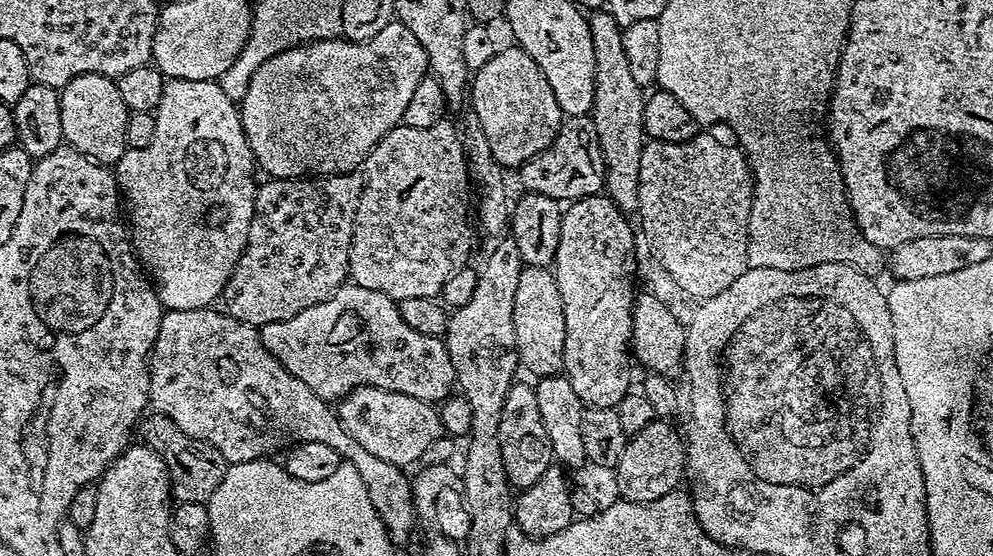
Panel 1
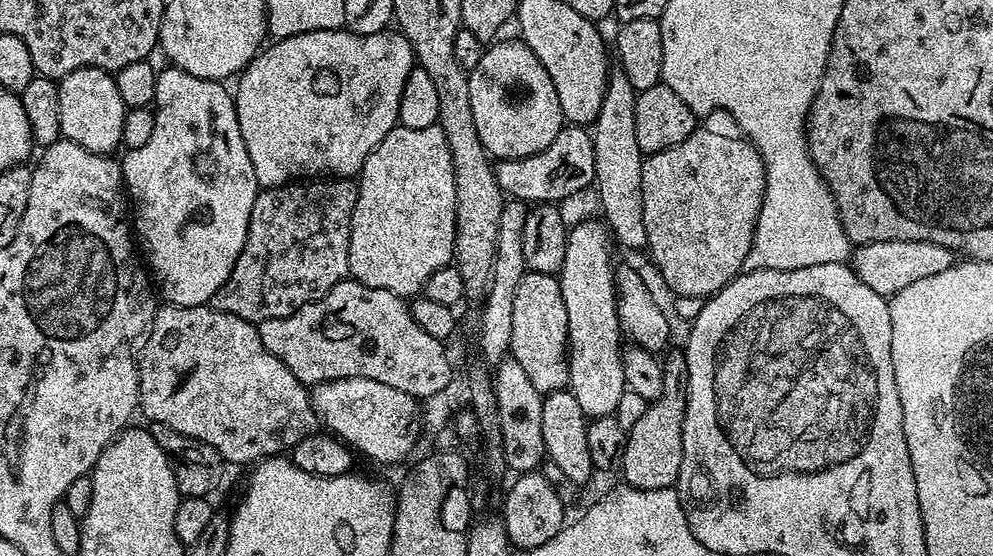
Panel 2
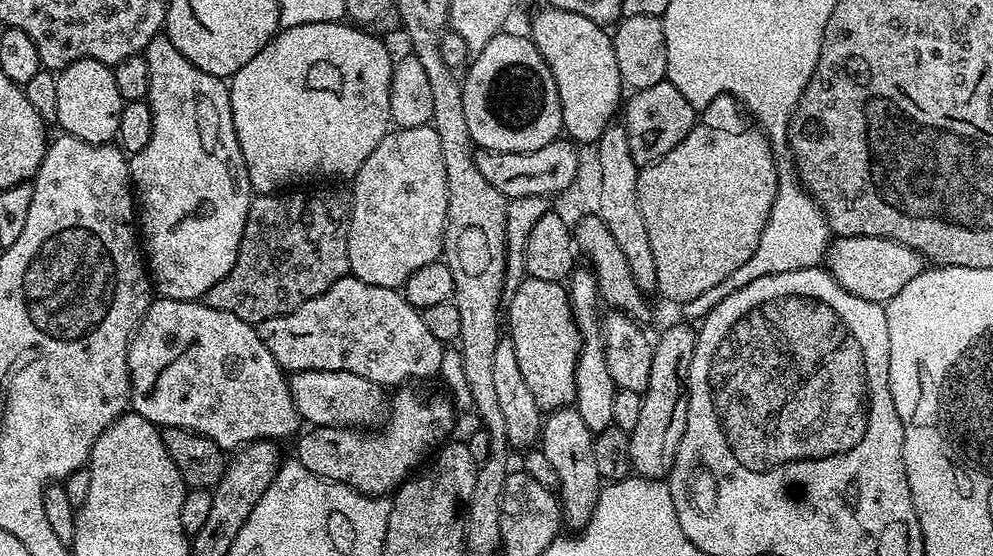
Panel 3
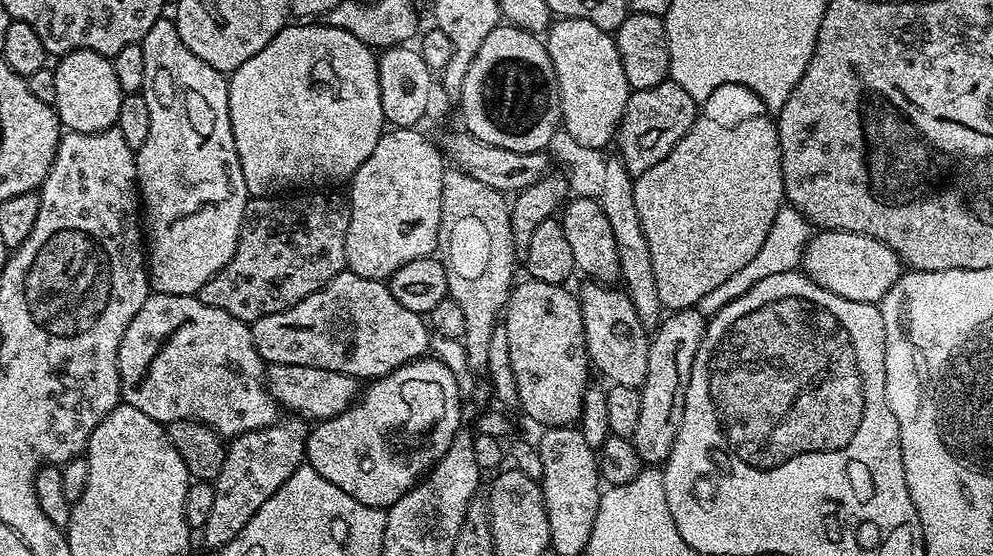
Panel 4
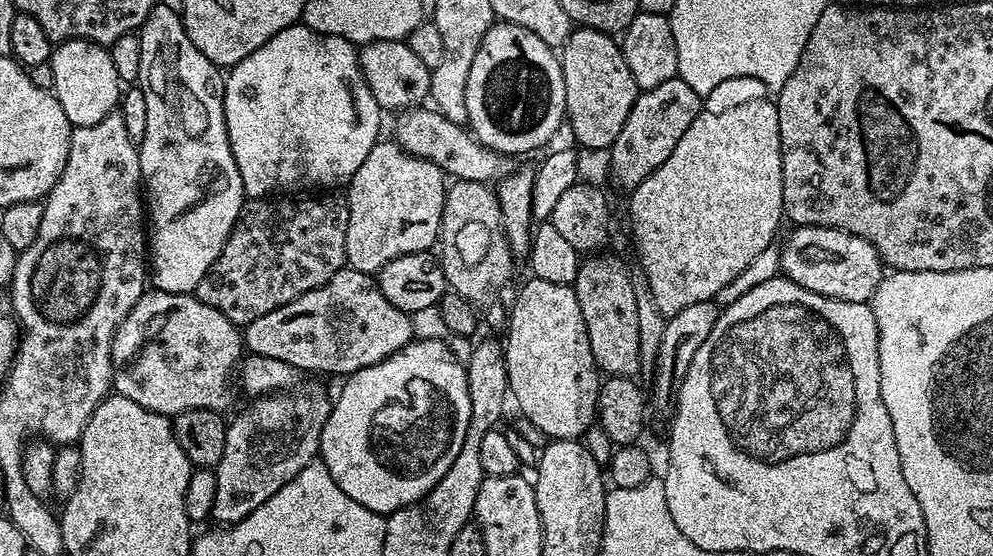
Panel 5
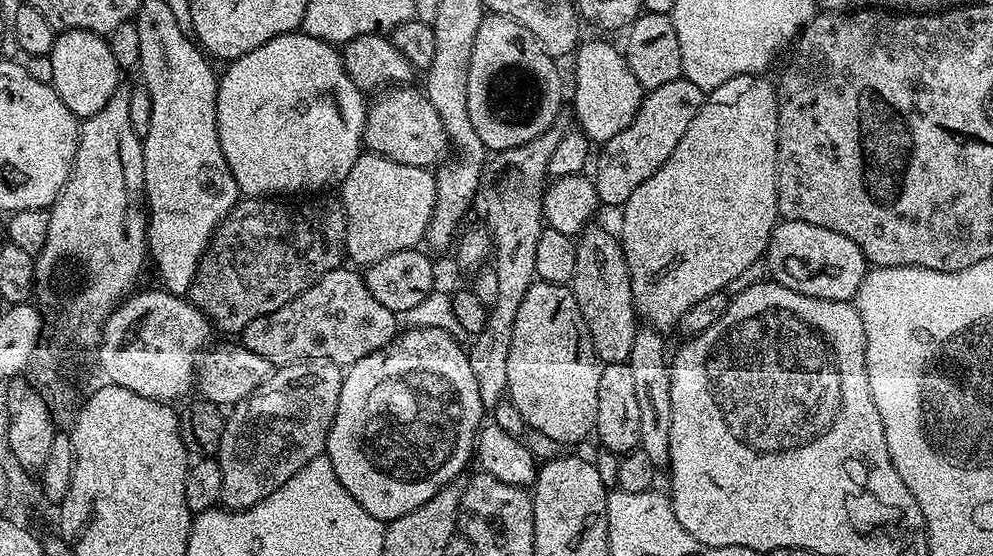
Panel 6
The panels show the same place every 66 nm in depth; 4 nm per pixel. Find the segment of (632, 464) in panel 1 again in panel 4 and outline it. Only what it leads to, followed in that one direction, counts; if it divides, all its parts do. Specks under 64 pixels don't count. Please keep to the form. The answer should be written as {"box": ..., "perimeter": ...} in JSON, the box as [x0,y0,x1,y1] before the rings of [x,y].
{"box":[630,307,708,465],"perimeter":[[[699,307],[677,308],[669,311],[651,333],[646,378],[639,387],[642,410],[638,410],[638,426],[634,426],[634,434],[630,438],[645,465],[663,465],[672,452],[674,438],[678,438],[678,430],[682,426],[694,358],[702,346],[707,329],[708,320]]]}

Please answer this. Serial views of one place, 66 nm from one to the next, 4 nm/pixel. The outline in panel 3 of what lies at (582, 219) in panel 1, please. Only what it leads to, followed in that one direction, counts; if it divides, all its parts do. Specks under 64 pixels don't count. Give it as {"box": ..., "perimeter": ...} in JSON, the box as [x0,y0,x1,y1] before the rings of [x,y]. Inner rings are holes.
{"box":[566,266,618,434],"perimeter":[[[580,266],[566,281],[568,300],[572,303],[572,313],[580,326],[580,357],[576,367],[576,398],[574,407],[582,414],[582,422],[593,434],[613,427],[614,398],[618,391],[614,379],[610,378],[609,367],[604,357],[603,334],[601,332],[602,301],[600,287],[591,267]],[[584,267],[584,268],[583,268]],[[601,308],[601,310],[600,310]]]}

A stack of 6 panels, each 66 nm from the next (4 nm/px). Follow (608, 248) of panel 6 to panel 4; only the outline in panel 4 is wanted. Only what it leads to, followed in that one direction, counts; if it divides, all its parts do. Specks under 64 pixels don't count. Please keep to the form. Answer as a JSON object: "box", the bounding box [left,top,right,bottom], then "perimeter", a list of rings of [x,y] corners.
{"box":[577,280,648,388],"perimeter":[[[586,280],[583,283],[578,288],[577,300],[582,310],[584,337],[591,365],[595,369],[597,367],[609,379],[609,383],[639,388],[646,378],[648,330],[638,318],[626,292],[596,281]]]}

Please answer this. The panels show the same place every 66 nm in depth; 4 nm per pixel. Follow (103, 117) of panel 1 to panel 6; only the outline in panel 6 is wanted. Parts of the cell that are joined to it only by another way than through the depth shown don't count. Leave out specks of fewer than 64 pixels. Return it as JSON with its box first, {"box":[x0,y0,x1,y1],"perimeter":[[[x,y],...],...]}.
{"box":[51,28,121,118],"perimeter":[[[70,28],[57,35],[51,50],[54,78],[52,87],[58,98],[66,102],[66,106],[77,118],[87,118],[98,114],[106,102],[121,87],[121,65],[116,63],[107,39],[99,32],[89,32],[86,28]]]}

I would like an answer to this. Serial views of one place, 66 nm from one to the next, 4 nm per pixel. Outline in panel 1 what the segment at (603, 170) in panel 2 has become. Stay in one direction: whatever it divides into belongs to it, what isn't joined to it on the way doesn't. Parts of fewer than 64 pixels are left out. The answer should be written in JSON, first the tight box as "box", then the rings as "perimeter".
{"box":[588,10,646,214],"perimeter":[[[596,10],[588,16],[594,38],[594,102],[590,113],[604,159],[604,192],[625,214],[639,213],[638,166],[646,143],[644,134],[645,89],[638,86],[630,70],[626,49],[622,46],[620,24],[607,10]]]}

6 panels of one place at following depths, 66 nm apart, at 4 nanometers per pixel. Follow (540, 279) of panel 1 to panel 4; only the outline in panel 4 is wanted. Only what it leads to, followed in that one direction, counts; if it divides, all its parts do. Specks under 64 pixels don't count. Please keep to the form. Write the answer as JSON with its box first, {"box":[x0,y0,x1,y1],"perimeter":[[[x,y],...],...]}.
{"box":[502,278,590,428],"perimeter":[[[531,278],[521,279],[508,294],[508,307],[502,313],[502,322],[506,326],[507,341],[510,348],[510,364],[513,366],[514,378],[516,379],[516,388],[519,392],[519,407],[524,407],[524,412],[533,420],[534,423],[540,424],[544,428],[566,428],[575,425],[582,414],[582,402],[586,390],[590,386],[588,380],[588,370],[590,371],[590,361],[588,359],[587,342],[584,337],[582,310],[577,300],[575,291],[567,292],[569,289],[563,284],[551,284],[550,282],[538,282]]]}

